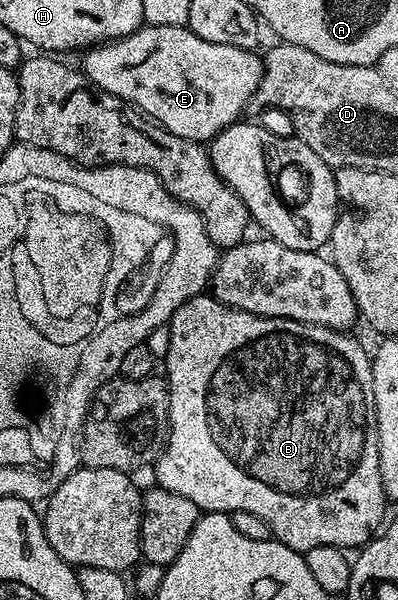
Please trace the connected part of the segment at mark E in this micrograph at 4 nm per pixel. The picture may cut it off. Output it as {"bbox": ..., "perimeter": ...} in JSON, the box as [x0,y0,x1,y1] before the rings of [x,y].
{"bbox":[80,25,262,144],"perimeter":[[[143,25],[122,39],[111,39],[109,43],[89,48],[81,56],[83,59],[80,67],[91,83],[137,107],[142,114],[161,123],[164,129],[168,129],[168,133],[176,133],[176,137],[205,144],[216,138],[224,128],[239,122],[241,115],[238,114],[249,108],[252,93],[256,93],[262,80],[262,59],[254,54],[253,50],[245,47],[204,41],[196,37],[189,26]]]}

